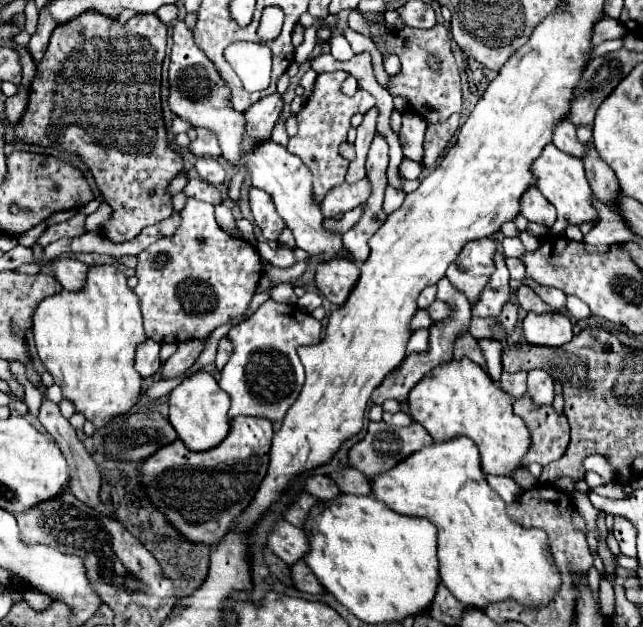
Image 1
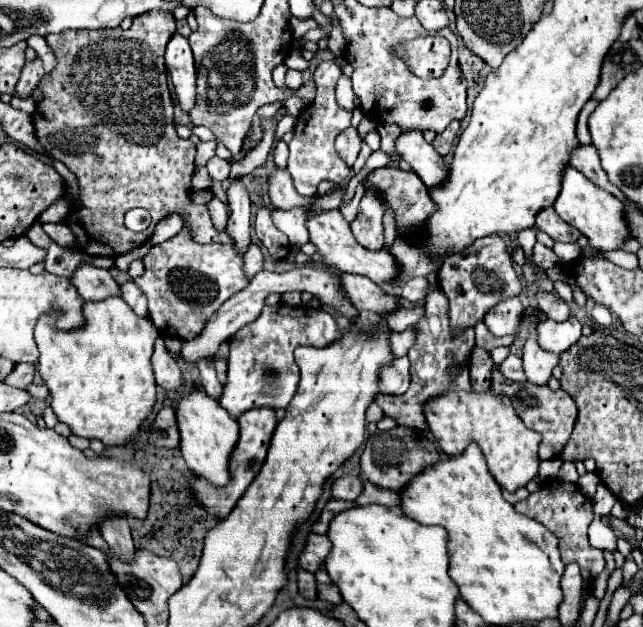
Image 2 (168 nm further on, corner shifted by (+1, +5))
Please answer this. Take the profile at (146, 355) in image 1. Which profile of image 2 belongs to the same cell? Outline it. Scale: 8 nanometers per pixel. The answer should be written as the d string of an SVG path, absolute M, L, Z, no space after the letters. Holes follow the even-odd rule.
M164 338L156 340L154 354L152 354L152 368L156 374L158 386L162 386L164 390L180 390L186 384L186 380L180 372L180 366L176 364L176 360L168 354L168 350L164 346Z

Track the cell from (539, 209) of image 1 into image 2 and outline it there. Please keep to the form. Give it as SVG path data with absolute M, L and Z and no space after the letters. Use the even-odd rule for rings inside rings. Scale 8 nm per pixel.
M546 208L536 214L536 228L546 232L556 242L576 242L580 232L576 228L570 228L556 212L554 208Z

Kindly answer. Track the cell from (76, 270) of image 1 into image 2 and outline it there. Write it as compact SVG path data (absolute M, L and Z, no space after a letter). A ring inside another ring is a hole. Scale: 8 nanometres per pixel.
M86 256L84 264L74 272L72 284L76 286L78 294L86 302L98 302L110 296L120 296L120 284L116 284L116 280L110 276L108 270L94 268L90 260L92 258Z

